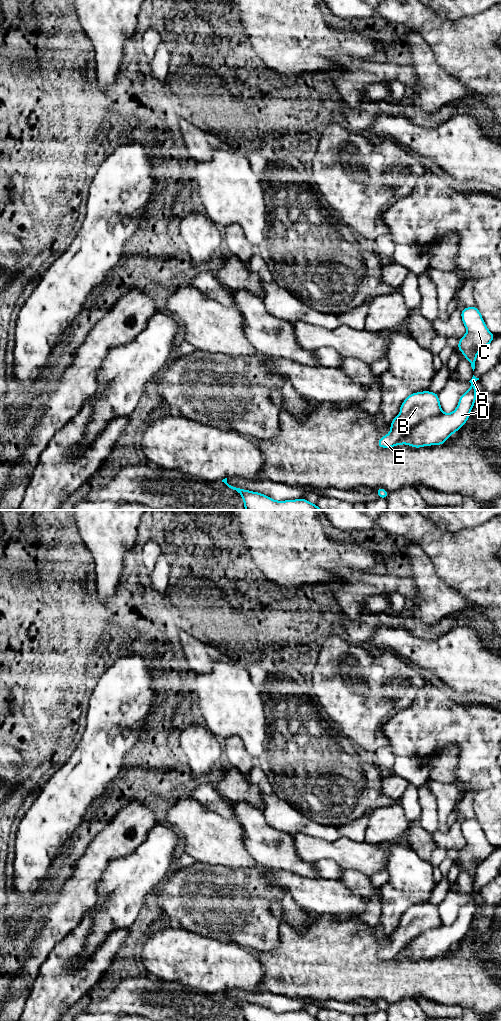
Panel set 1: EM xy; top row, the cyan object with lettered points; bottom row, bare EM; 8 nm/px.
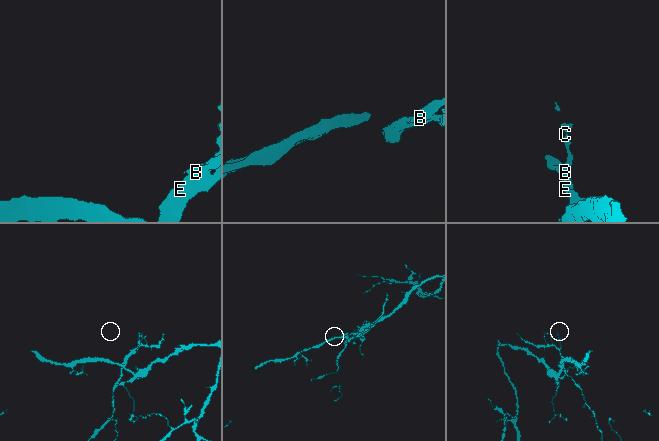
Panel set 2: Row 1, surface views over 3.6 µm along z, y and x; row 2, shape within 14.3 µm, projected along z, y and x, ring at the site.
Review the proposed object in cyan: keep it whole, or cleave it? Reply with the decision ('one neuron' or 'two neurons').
two neurons

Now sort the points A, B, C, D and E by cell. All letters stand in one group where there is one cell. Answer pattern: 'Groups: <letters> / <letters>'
Groups: A C D / B E

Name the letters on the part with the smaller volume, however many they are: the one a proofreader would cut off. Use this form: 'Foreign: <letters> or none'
Foreign: B, E

